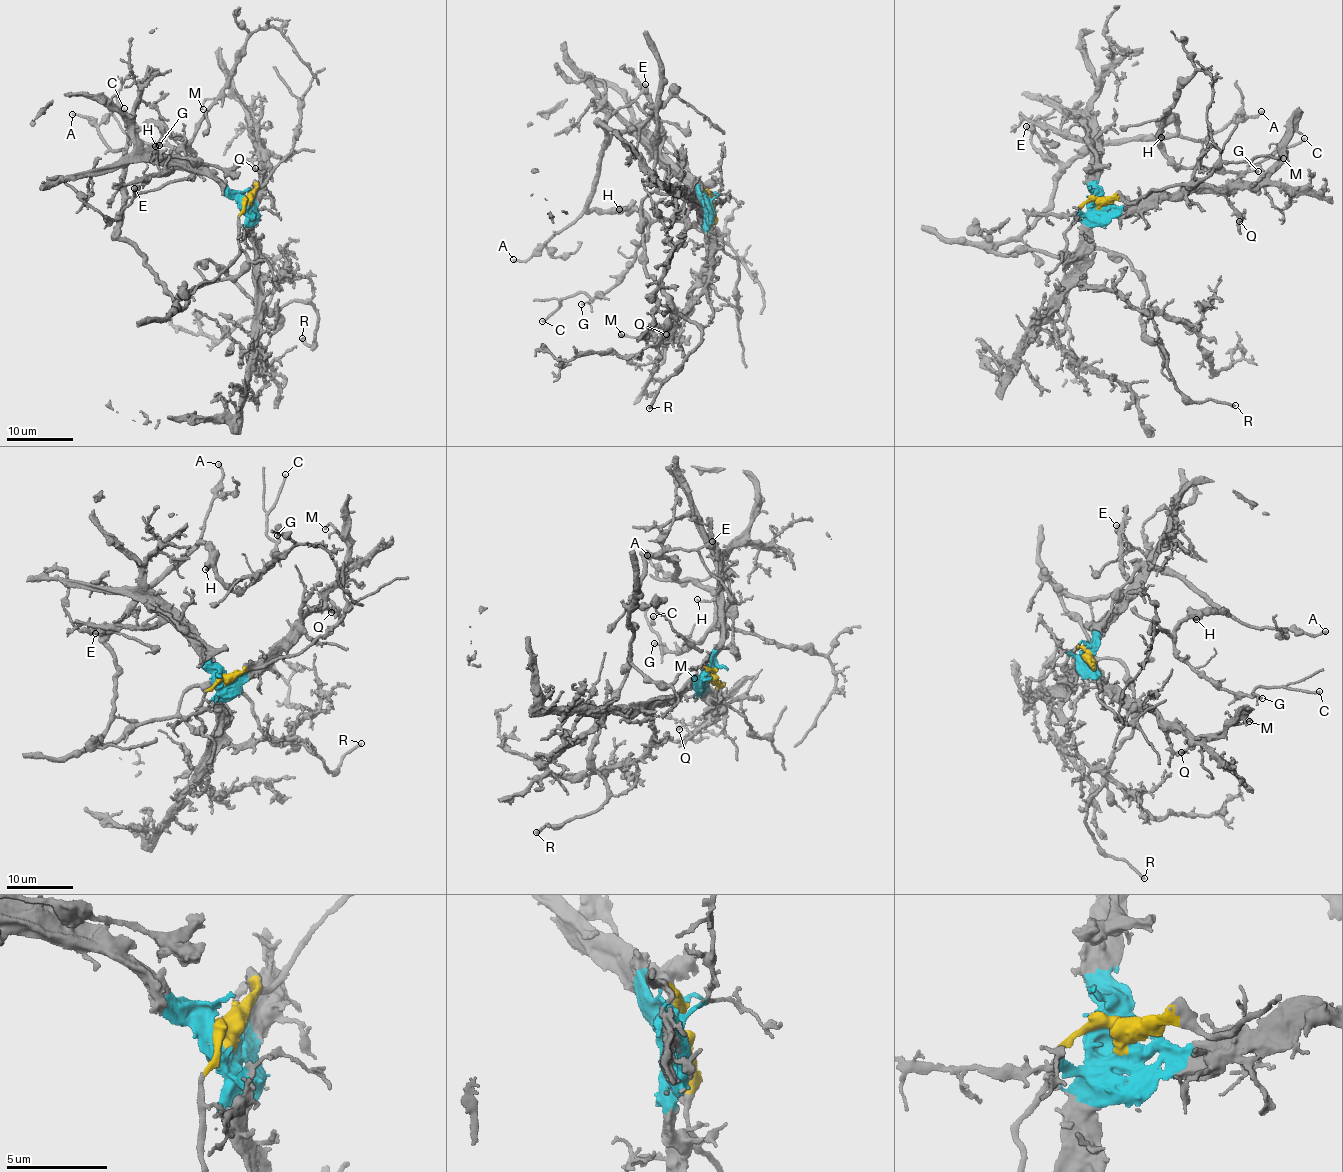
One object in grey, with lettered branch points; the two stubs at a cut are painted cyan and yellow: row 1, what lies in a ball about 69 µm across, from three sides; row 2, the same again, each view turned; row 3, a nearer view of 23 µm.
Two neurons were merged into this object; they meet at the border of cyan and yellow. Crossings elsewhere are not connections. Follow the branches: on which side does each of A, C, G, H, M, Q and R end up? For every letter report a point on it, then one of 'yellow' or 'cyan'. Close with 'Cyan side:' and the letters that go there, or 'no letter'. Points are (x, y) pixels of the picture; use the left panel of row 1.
A: place (72, 114); yellow
C: place (124, 108); yellow
G: place (159, 145); yellow
H: place (155, 146); yellow
M: place (203, 109); cyan
Q: place (255, 168); cyan
R: place (302, 338); yellow
Cyan side: M, Q

